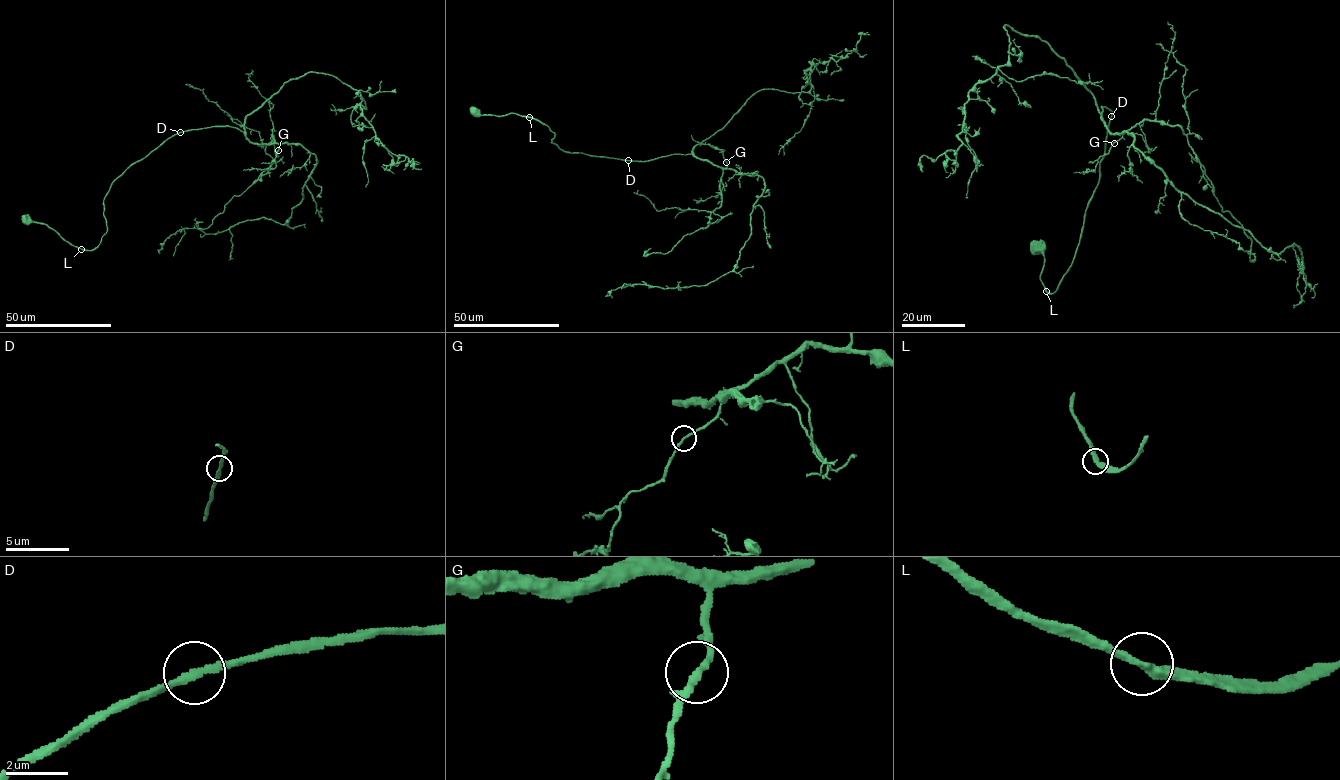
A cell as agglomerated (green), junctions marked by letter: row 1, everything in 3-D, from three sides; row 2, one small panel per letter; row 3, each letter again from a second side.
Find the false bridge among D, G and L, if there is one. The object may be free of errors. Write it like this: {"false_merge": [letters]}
{"false_merge": []}

